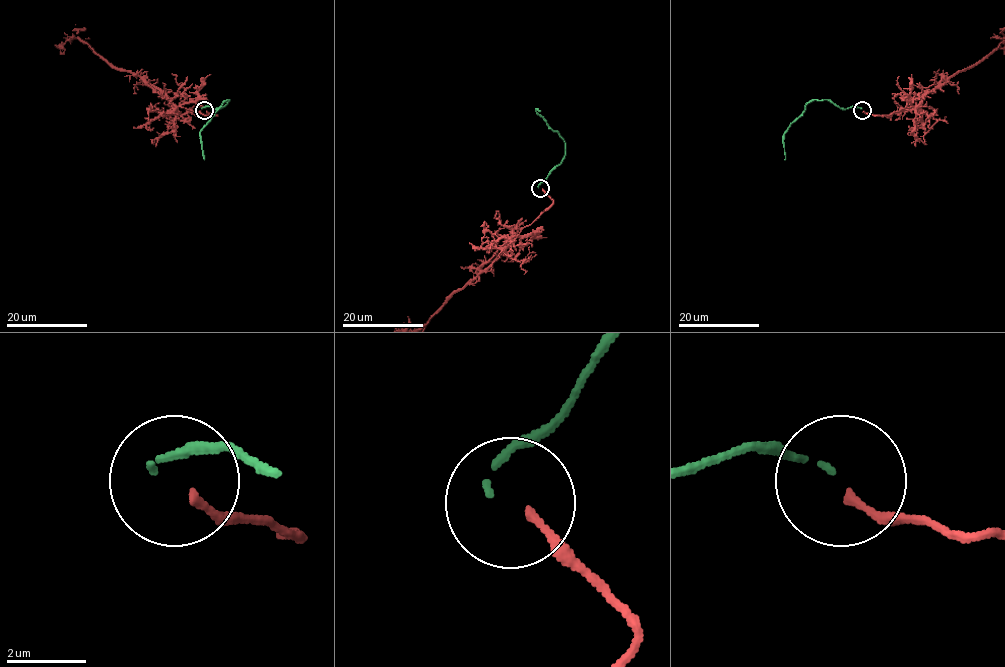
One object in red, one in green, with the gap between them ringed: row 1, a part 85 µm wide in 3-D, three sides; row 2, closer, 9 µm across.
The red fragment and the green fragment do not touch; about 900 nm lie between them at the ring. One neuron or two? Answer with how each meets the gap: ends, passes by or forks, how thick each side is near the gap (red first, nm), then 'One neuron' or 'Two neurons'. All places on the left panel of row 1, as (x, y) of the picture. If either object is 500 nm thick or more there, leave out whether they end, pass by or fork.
At the ring red ends. At the ring green ends. Thickness 200 nm (red) against 120 nm. One neuron

